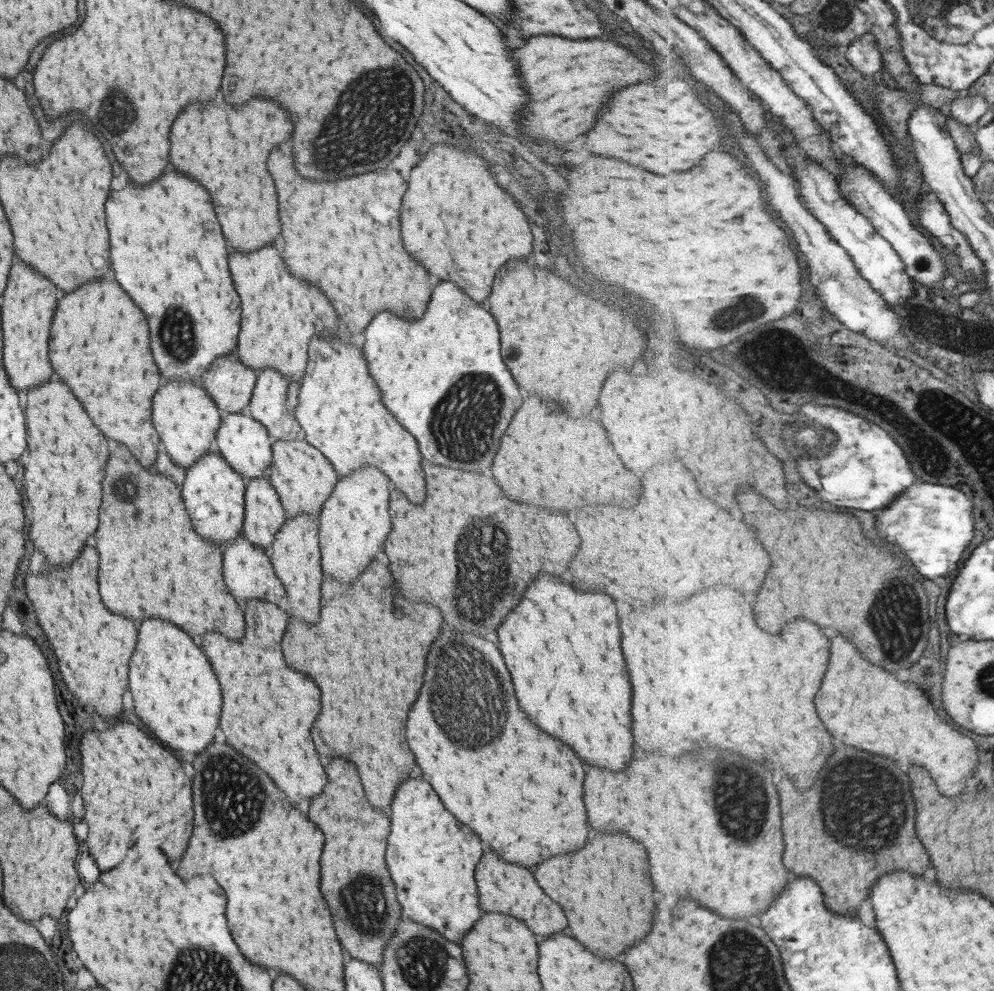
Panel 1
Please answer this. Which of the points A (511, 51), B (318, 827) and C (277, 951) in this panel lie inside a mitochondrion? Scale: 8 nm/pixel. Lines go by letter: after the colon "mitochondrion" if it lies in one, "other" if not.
A: other
B: other
C: other

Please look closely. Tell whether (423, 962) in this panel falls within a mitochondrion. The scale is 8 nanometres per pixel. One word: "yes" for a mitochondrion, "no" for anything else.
yes

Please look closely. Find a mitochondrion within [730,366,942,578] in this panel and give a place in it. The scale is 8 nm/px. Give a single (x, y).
(835, 440)

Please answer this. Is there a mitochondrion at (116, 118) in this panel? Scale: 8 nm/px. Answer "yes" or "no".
yes

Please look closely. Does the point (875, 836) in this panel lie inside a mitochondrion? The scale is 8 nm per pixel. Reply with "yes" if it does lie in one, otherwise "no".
yes

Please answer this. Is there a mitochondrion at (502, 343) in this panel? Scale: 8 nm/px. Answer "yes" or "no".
no

